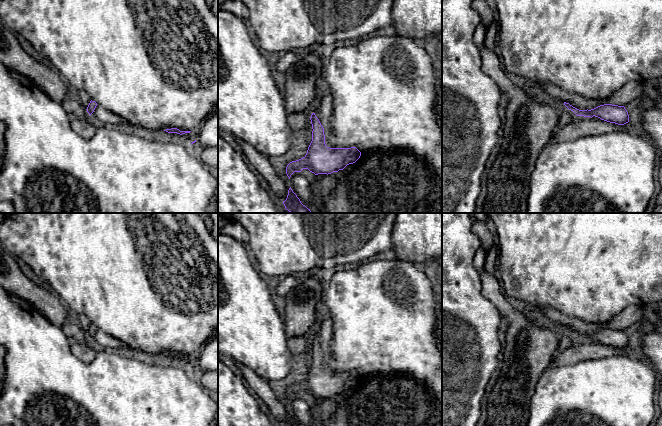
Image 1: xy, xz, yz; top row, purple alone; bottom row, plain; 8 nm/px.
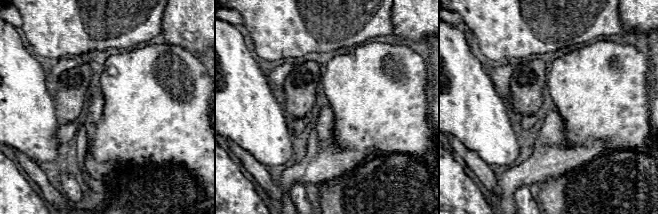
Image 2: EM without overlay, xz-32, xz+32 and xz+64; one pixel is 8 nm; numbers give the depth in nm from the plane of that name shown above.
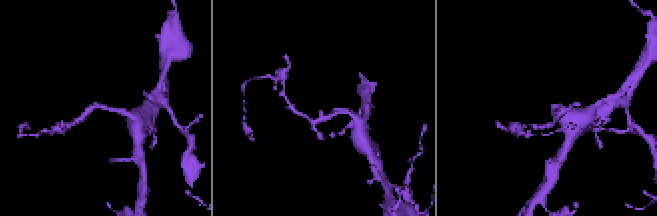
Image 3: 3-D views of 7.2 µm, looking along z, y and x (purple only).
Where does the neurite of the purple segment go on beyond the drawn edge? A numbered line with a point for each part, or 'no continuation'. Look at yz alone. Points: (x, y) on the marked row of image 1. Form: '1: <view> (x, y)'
no continuation

